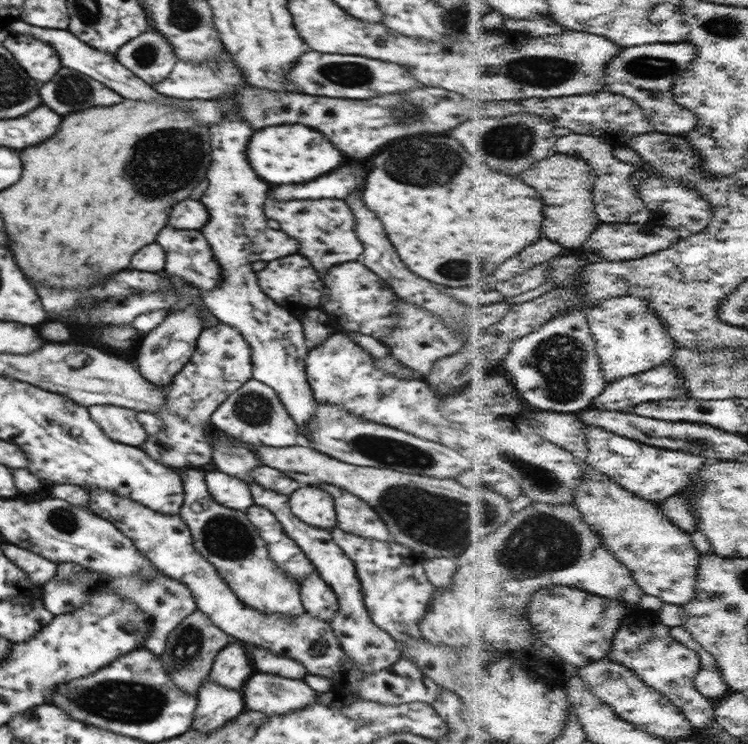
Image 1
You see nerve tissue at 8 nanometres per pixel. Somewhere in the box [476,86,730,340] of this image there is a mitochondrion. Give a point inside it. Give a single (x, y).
(512, 140)

